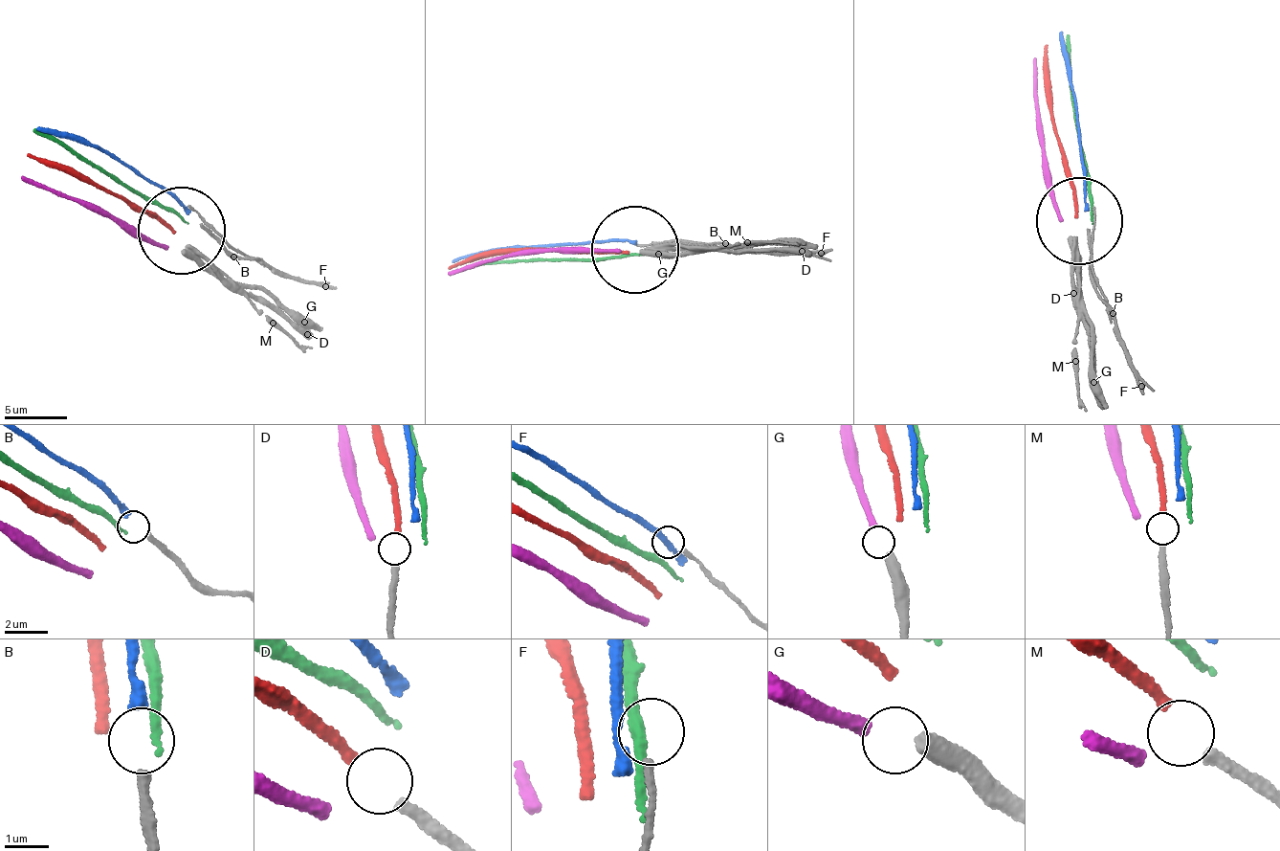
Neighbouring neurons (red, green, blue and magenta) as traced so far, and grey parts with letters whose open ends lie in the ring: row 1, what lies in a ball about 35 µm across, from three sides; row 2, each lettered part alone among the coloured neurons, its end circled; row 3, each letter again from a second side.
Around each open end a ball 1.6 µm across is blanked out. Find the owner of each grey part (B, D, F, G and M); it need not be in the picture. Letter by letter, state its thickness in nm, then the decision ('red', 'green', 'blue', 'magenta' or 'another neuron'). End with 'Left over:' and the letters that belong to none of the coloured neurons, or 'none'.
B: calibre 240 nm; blue
D: calibre 280 nm; red
F: calibre 160 nm; another neuron
G: calibre 440 nm; magenta
M: calibre 260 nm; another neuron
Left over: F, M

